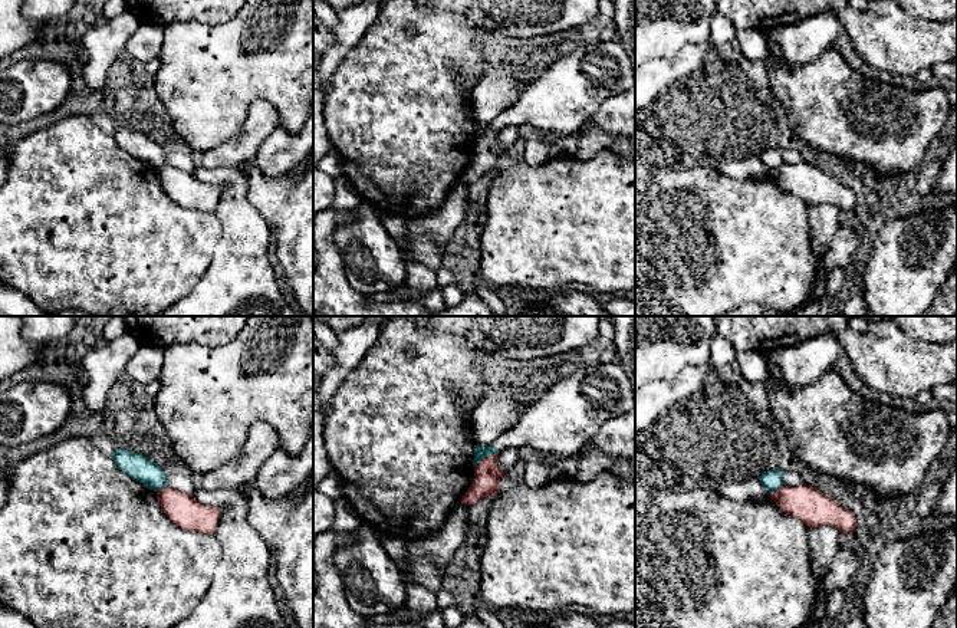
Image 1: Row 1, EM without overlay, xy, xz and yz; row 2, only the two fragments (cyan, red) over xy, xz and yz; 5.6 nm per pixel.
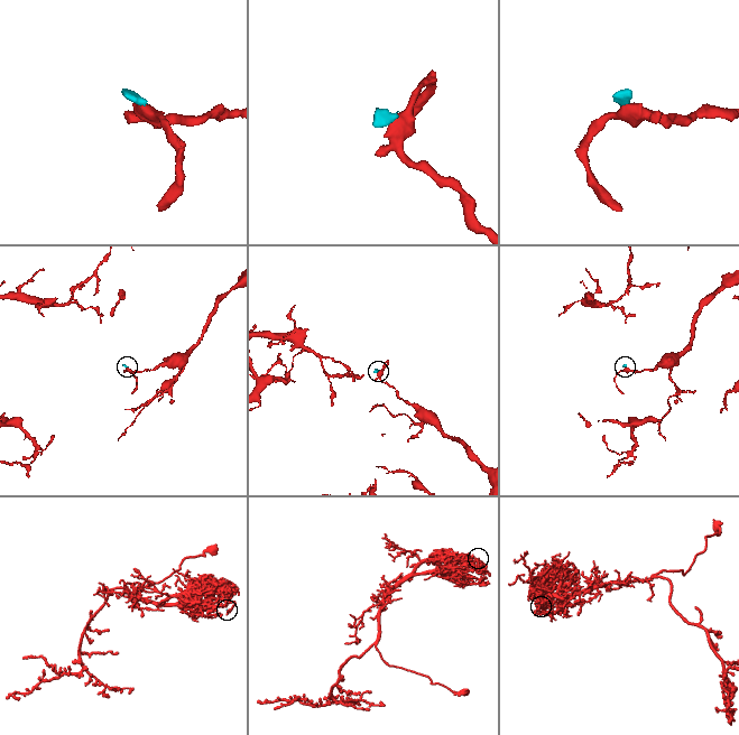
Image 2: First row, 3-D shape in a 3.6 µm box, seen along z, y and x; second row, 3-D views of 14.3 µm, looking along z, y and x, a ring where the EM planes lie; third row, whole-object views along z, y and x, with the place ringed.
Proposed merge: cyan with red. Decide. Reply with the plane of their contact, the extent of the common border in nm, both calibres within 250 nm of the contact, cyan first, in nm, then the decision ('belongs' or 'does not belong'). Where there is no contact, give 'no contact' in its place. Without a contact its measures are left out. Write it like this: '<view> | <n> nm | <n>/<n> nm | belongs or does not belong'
xz | 160 nm | 70/140 nm | does not belong

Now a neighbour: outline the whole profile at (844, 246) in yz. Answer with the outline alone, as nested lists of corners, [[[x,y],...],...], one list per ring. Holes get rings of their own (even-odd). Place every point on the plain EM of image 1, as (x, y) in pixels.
[[[839,224],[823,257],[822,269],[826,276],[836,267],[846,270],[854,264],[859,243],[861,236],[855,224]]]

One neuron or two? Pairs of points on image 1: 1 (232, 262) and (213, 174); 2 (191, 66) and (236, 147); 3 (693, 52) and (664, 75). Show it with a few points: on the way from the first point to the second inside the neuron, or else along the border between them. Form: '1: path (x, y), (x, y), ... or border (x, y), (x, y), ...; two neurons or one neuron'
1: path (236, 237), (234, 186); one neuron
2: border (249, 109), (242, 128), (233, 137), (201, 153); two neurons
3: path (686, 59), (671, 69); one neuron

